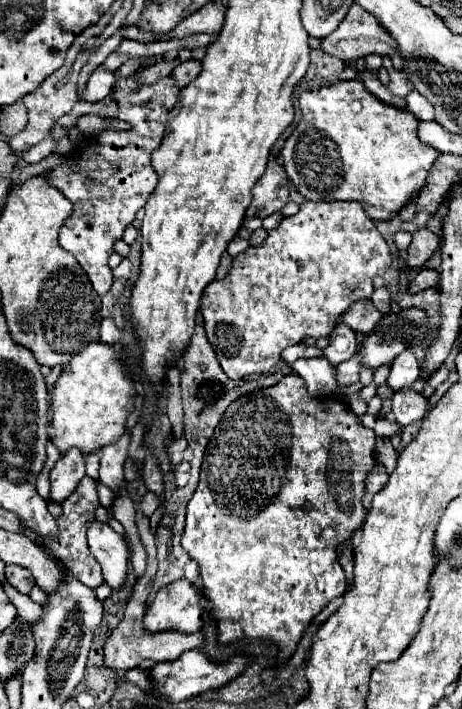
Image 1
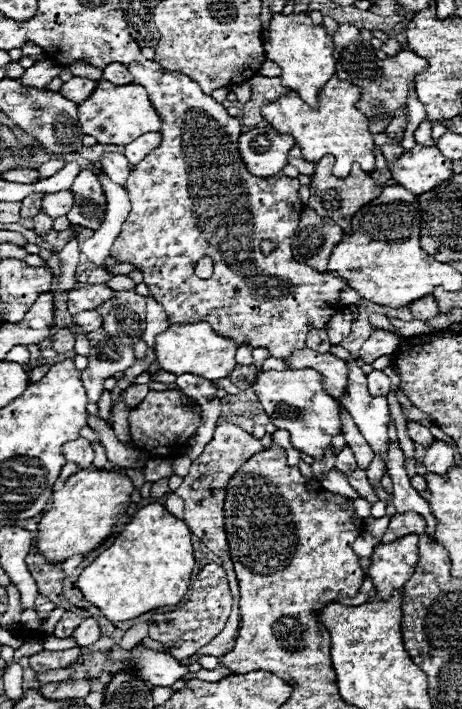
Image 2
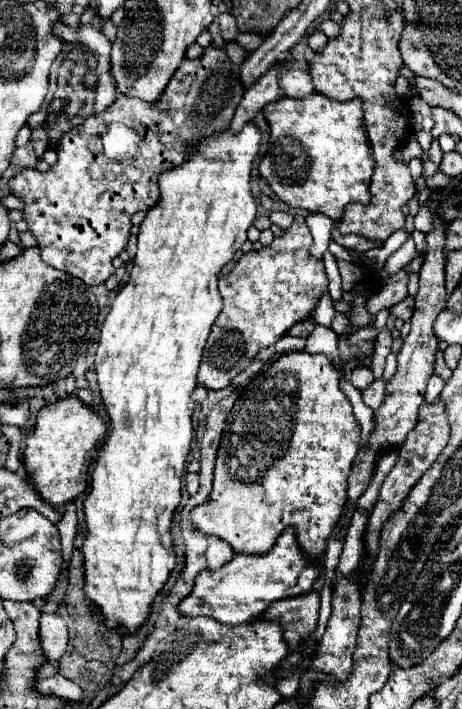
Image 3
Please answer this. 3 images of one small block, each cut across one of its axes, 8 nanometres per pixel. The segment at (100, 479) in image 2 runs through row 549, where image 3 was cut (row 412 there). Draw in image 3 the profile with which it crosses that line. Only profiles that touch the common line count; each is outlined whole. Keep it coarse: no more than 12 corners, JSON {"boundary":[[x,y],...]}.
{"boundary":[[76,394],[46,404],[24,448],[52,506],[82,494],[108,424]]}

